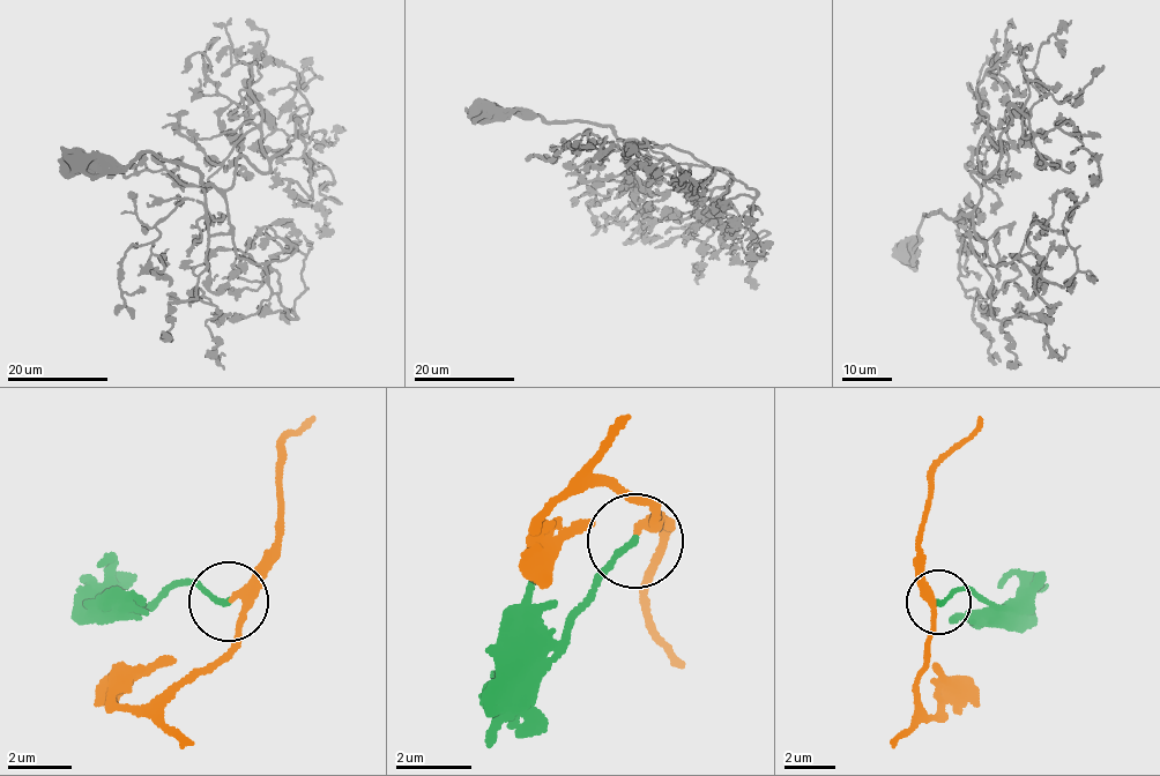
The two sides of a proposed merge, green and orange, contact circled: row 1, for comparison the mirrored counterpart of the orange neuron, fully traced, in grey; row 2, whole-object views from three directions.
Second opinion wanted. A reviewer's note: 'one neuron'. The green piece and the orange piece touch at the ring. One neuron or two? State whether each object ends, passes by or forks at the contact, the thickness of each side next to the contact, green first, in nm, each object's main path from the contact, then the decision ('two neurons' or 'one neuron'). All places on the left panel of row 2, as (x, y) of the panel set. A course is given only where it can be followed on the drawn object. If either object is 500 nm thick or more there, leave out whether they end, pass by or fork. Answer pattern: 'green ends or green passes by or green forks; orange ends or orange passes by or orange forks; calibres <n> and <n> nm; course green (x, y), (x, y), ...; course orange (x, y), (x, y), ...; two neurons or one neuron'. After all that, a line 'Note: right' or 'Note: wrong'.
green ends; orange passes by; calibres 160 and 240 nm; course green (225, 601), (185, 580), (136, 609), (83, 577); course orange (228, 597), (237, 641), (214, 662), (141, 706), (111, 696), (177, 658); one neuron
Note: right

